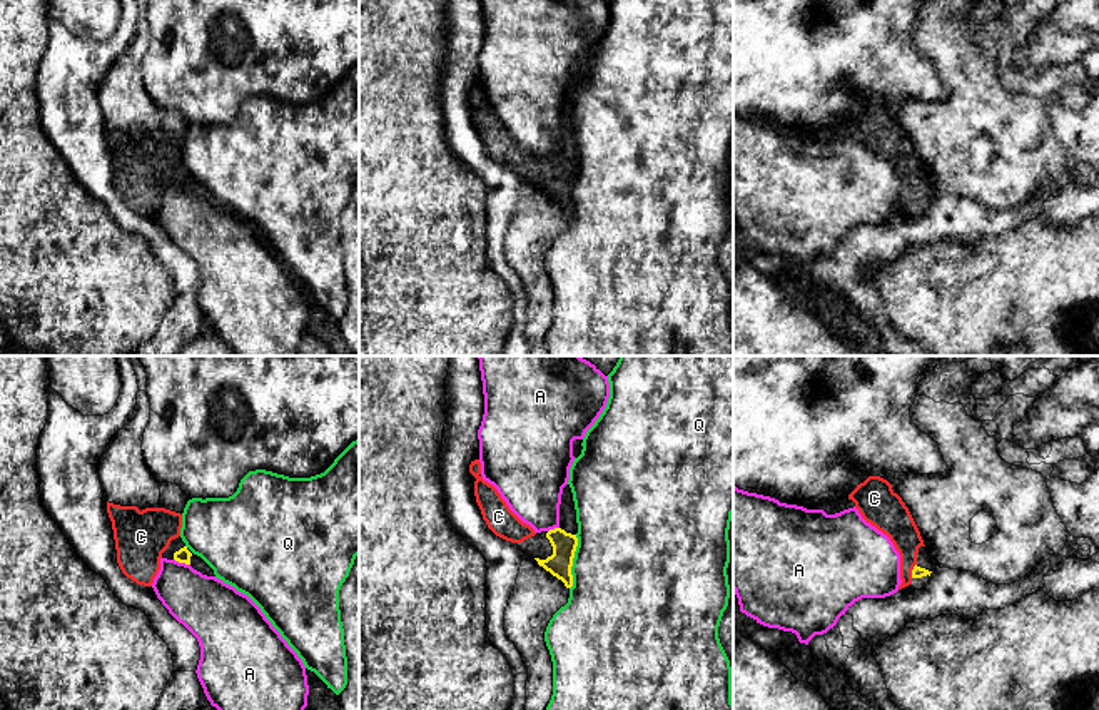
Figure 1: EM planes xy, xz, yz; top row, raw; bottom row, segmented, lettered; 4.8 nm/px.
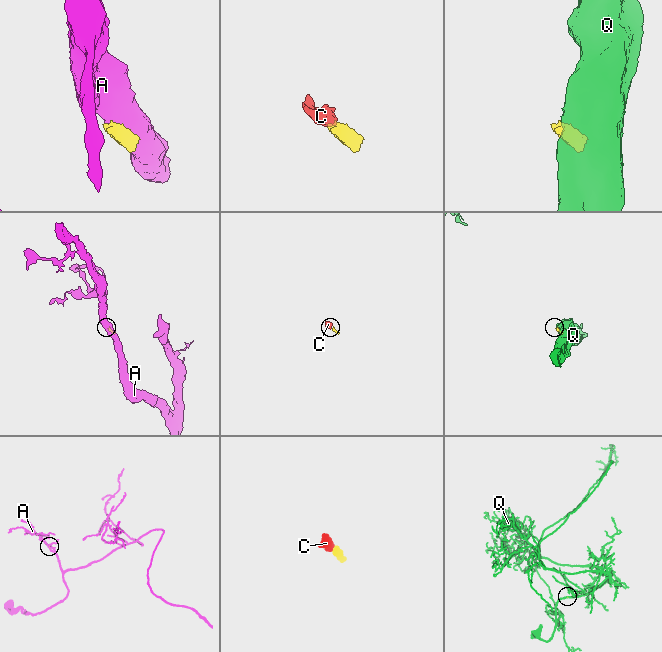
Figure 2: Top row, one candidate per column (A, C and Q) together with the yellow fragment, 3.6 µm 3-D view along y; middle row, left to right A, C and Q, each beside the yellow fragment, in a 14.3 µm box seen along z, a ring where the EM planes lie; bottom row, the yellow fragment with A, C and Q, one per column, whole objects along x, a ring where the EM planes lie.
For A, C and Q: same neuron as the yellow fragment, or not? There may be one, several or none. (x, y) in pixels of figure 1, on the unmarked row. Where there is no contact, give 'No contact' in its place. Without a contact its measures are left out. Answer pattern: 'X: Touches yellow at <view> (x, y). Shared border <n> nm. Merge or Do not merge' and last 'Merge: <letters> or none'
A: Touches yellow at xy (182, 187). Shared border 90 nm. Do not merge
C: Touches yellow at yz (912, 196). Shared border 80 nm. Merge
Q: Touches yellow at xz (572, 187). Shared border 260 nm. Do not merge
Merge: C

